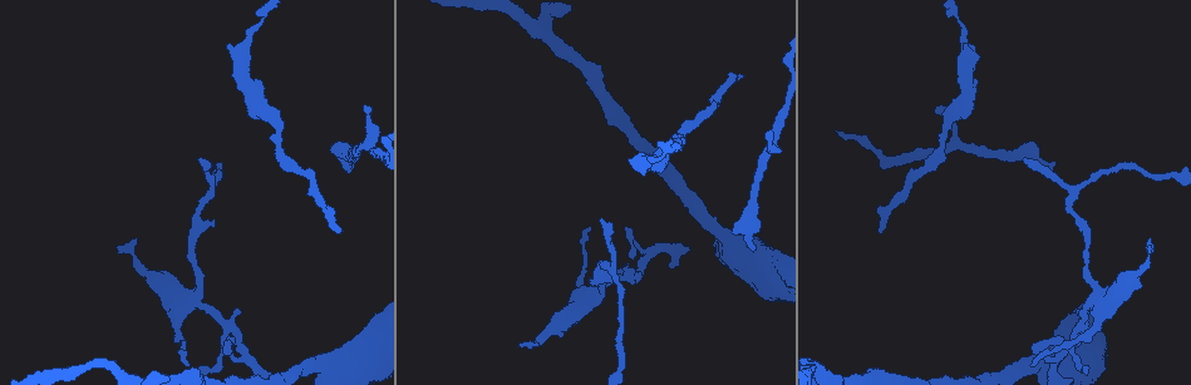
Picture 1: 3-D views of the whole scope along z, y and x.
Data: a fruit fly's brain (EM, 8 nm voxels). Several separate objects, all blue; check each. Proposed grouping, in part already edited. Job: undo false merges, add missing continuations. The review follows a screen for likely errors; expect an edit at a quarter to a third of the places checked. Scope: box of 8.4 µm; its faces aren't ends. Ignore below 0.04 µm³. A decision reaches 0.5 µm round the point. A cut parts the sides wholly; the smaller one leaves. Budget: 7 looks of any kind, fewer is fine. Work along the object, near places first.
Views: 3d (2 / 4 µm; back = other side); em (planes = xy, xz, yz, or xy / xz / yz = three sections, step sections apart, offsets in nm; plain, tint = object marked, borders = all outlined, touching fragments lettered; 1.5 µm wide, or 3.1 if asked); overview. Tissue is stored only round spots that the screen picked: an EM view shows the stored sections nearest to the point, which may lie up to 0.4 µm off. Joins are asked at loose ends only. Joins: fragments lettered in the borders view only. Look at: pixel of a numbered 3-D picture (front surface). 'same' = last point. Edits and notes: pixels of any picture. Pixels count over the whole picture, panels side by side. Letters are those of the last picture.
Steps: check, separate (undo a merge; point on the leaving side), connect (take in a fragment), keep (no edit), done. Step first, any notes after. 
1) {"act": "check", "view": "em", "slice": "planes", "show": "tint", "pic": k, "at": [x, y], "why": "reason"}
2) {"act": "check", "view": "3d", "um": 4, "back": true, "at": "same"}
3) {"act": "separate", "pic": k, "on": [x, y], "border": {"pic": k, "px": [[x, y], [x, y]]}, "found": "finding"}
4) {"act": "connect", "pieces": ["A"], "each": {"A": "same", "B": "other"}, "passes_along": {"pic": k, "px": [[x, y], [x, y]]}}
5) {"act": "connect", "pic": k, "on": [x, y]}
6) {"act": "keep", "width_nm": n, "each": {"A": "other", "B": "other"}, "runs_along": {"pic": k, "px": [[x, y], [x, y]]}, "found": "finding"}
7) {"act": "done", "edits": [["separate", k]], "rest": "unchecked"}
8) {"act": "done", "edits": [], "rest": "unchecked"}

{"act": "check", "view": "em", "slice": "xz", "step": 8, "show": "borders", "pic": 1, "at": [602, 220], "why": "an open end"}

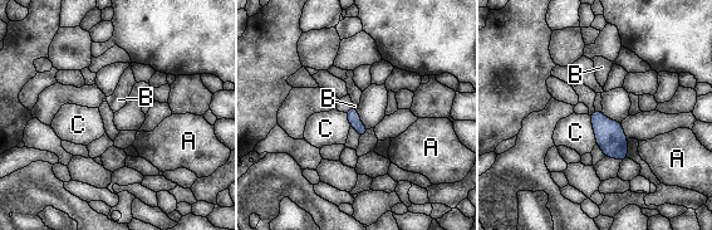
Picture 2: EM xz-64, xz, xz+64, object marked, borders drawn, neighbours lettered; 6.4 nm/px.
{"act": "check", "view": "em", "slice": "planes", "show": "borders", "at": "same", "why": "another direction"}

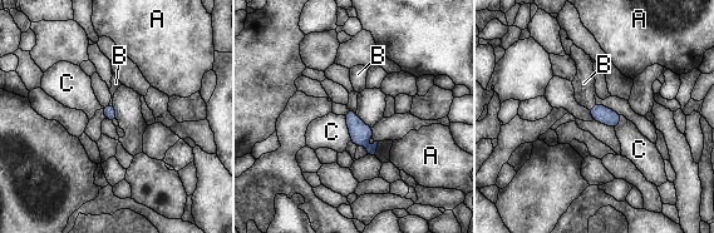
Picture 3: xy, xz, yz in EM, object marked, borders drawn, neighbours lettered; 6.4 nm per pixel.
{"act": "connect", "pieces": ["B"], "each": {"A": "other", "B": "same", "C": "other"}, "passes_along": {"pic": 3, "px": [[601, 114], [592, 107], [584, 83]]}, "found": "the cell continues"}

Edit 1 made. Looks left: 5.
{"act": "check", "view": "overview", "why": "redraw"}

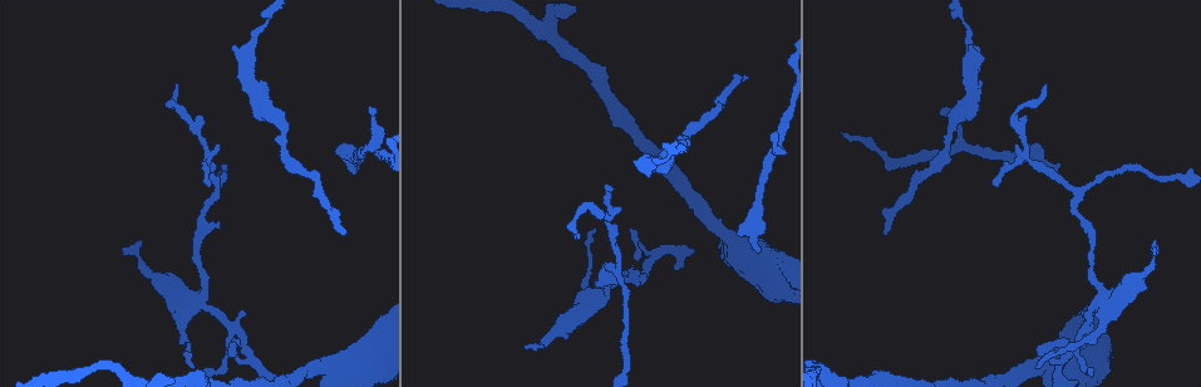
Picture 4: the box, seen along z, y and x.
{"act": "check", "view": "em", "slice": "planes", "show": "borders", "pic": 4, "at": [578, 236], "why": "free end"}

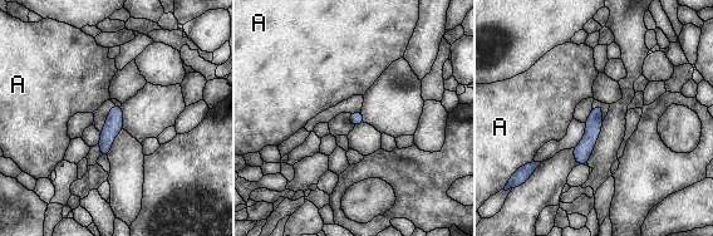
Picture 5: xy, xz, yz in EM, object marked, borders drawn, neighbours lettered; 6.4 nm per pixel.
{"act": "keep", "each": {"A": "other"}, "border": {"pic": 5, "px": [[532, 160], [522, 166]]}, "found": "none of them fits"}

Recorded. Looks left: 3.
{"act": "check", "view": "em", "slice": "planes", "show": "borders", "pic": 4, "at": [761, 250], "why": "an open end"}

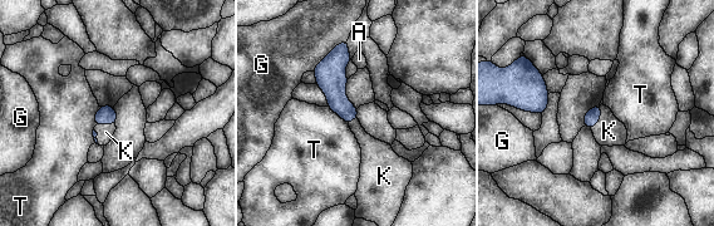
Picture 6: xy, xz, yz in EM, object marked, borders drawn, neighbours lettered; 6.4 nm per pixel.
{"act": "connect", "pieces": ["K"], "each": {"A": "other", "G": "other", "K": "same", "T": "other"}, "passes_along": {"pic": 6, "px": [[592, 116], [600, 116], [609, 131]]}, "found": "it goes on there"}

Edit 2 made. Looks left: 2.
{"act": "done", "edits": [["connect", 3], ["connect", 6]], "rest": "unchecked"}

